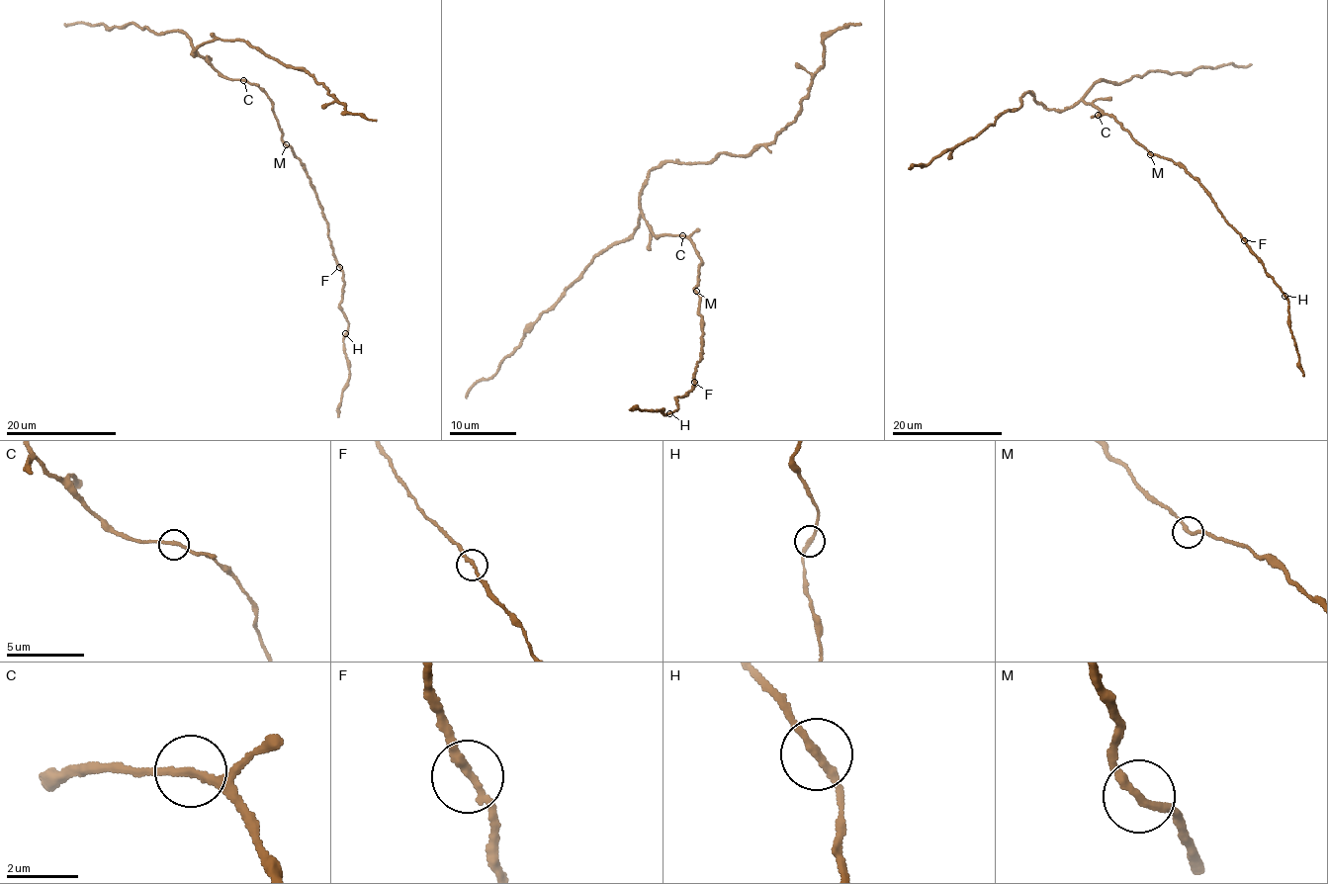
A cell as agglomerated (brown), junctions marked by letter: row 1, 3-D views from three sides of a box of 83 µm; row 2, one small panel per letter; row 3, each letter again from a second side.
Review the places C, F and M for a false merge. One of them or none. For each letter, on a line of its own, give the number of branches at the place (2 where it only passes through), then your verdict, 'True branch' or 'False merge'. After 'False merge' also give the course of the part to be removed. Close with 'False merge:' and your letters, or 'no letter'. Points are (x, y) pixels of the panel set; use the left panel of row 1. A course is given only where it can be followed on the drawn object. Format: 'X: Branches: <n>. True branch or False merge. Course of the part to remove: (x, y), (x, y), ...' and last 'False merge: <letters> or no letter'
C: Branches: 2. True branch
F: Branches: 2. True branch
M: Branches: 2. True branch
False merge: no letter

